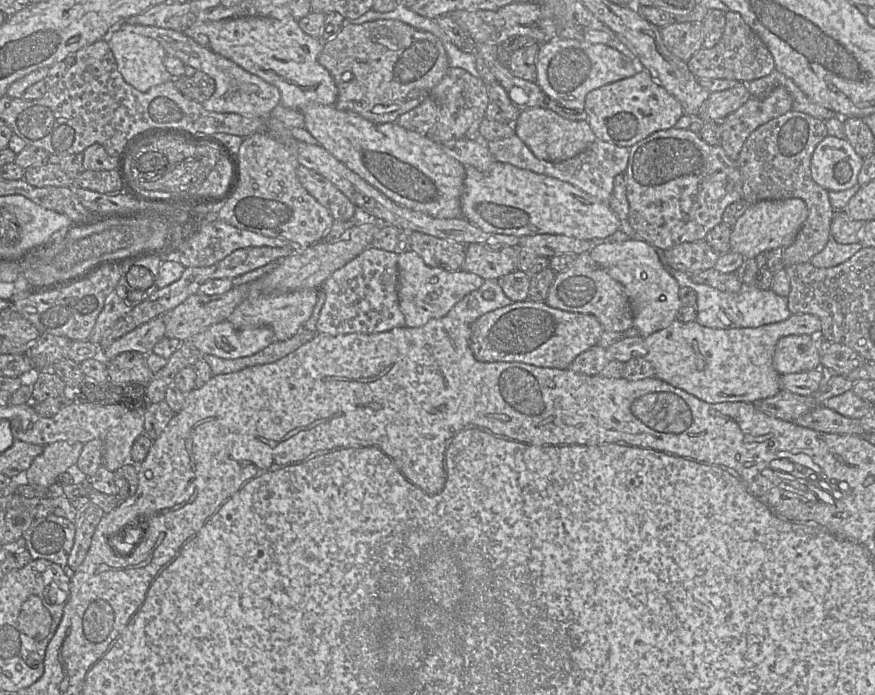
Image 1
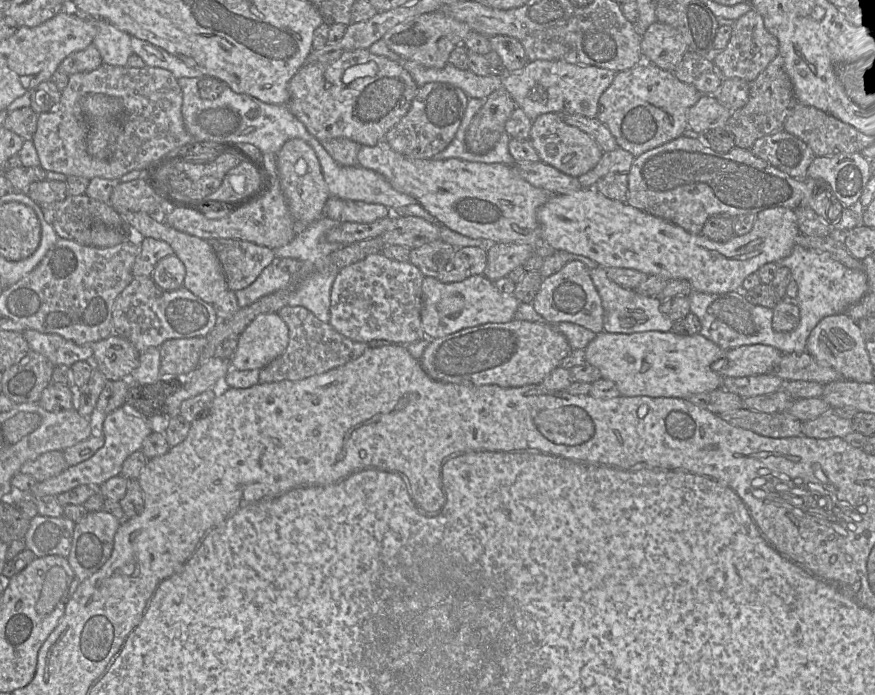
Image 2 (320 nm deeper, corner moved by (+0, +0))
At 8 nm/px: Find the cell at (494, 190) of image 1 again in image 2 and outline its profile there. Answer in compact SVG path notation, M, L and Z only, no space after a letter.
M581 188L577 191L571 192L569 194L551 194L549 199L545 204L543 204L537 211L537 219L541 228L541 240L544 244L556 249L557 251L570 252L572 254L579 254L588 257L595 261L599 266L604 268L629 268L638 270L647 274L648 276L657 275L661 276L667 280L677 280L684 279L690 282L693 291L710 293L710 294L723 294L735 290L741 290L743 281L747 276L755 273L760 267L771 262L778 262L785 257L788 257L795 246L795 239L800 233L797 225L797 218L794 210L785 207L776 207L765 209L758 214L756 214L754 225L747 234L745 235L734 235L727 242L715 242L702 234L694 235L678 225L675 225L663 218L657 217L655 215L644 212L637 209L626 202L620 202L615 199L610 199L604 196L602 193L598 192L595 188Z

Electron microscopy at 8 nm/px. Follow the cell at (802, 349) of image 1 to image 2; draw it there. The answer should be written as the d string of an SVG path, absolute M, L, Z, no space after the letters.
M752 344L727 350L724 357L727 365L717 370L724 378L736 378L769 373L778 364L782 353L776 348Z

